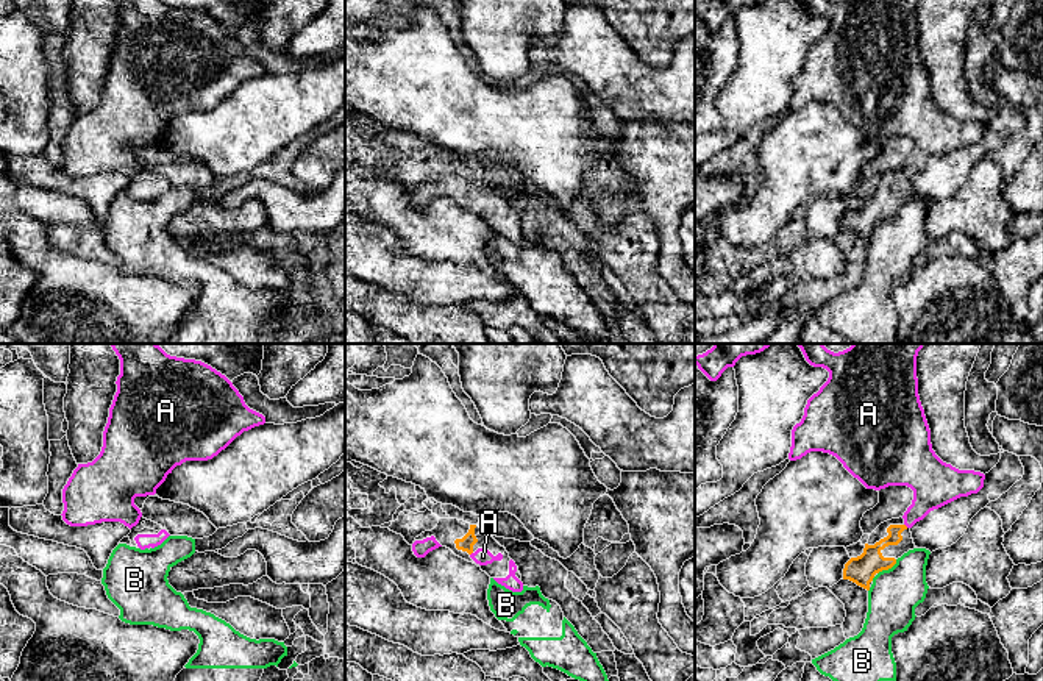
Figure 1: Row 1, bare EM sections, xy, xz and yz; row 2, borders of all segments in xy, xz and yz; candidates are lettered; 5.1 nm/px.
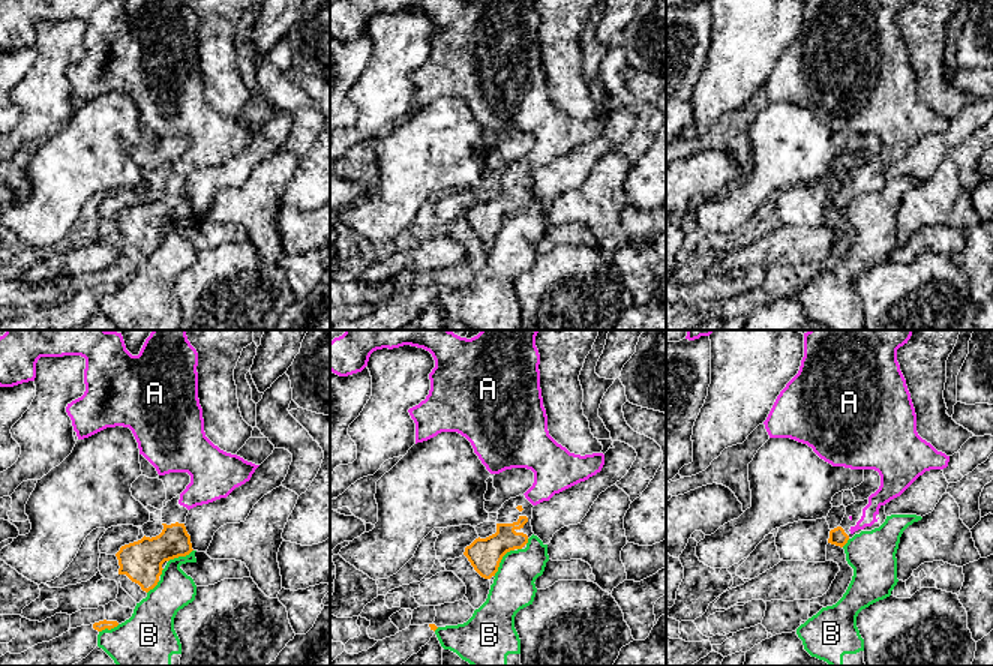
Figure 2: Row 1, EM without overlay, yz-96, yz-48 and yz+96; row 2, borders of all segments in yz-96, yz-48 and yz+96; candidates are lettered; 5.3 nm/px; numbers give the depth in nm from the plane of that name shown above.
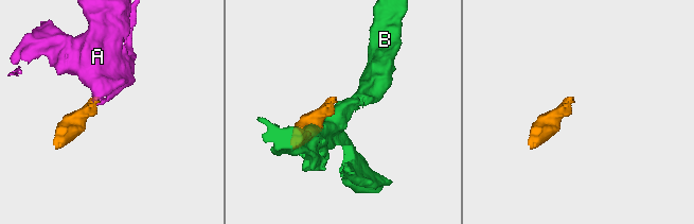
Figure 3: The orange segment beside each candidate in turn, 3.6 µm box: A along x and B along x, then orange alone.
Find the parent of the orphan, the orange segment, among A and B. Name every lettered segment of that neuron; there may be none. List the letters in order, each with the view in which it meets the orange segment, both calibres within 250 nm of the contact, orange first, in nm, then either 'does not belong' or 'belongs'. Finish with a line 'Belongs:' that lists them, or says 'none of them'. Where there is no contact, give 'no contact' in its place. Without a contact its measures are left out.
A: no contact; belongs
B: contact in yz; calibres 140 and 260 nm; does not belong
Belongs: A

